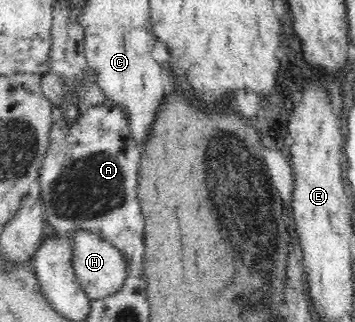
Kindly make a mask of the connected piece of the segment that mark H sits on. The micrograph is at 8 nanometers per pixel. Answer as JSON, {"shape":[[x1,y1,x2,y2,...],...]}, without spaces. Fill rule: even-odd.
{"shape":[[79,230,72,237,72,250,76,280,91,301,107,298,123,288,127,278,127,261,110,242,103,240,94,232]]}

